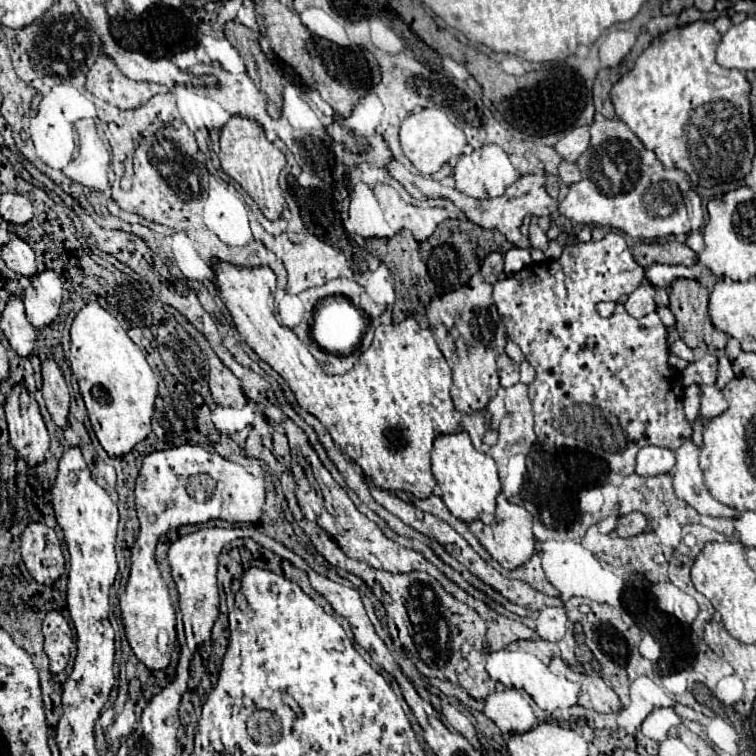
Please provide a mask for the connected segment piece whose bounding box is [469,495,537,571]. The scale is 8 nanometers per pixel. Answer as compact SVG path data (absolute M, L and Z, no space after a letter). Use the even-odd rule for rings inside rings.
M503 495L497 497L497 511L495 511L495 517L497 517L497 525L495 527L489 527L489 525L483 525L481 521L473 521L469 525L469 529L473 531L473 535L479 539L479 543L487 549L487 553L505 569L513 571L521 565L525 565L535 553L537 553L537 539L533 537L533 517L531 513L525 509L525 507L519 507L519 505L513 505L509 503Z

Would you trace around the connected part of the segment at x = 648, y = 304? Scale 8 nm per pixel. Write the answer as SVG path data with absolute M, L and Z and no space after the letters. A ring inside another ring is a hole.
M639 285L637 291L633 291L625 303L625 309L631 317L643 317L657 309L655 305L655 289L653 285Z

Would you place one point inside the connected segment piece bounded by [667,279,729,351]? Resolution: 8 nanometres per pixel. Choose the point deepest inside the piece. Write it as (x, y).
(688, 299)

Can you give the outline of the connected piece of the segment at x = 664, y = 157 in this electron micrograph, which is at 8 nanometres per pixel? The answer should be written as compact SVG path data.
M695 21L685 27L675 27L655 37L653 43L637 57L633 71L621 77L611 91L617 117L641 139L647 149L655 151L665 169L685 171L693 187L715 187L721 183L741 181L751 171L751 161L755 155L755 137L749 123L751 85L743 71L725 69L717 63L717 43L721 43L721 35L713 23Z

